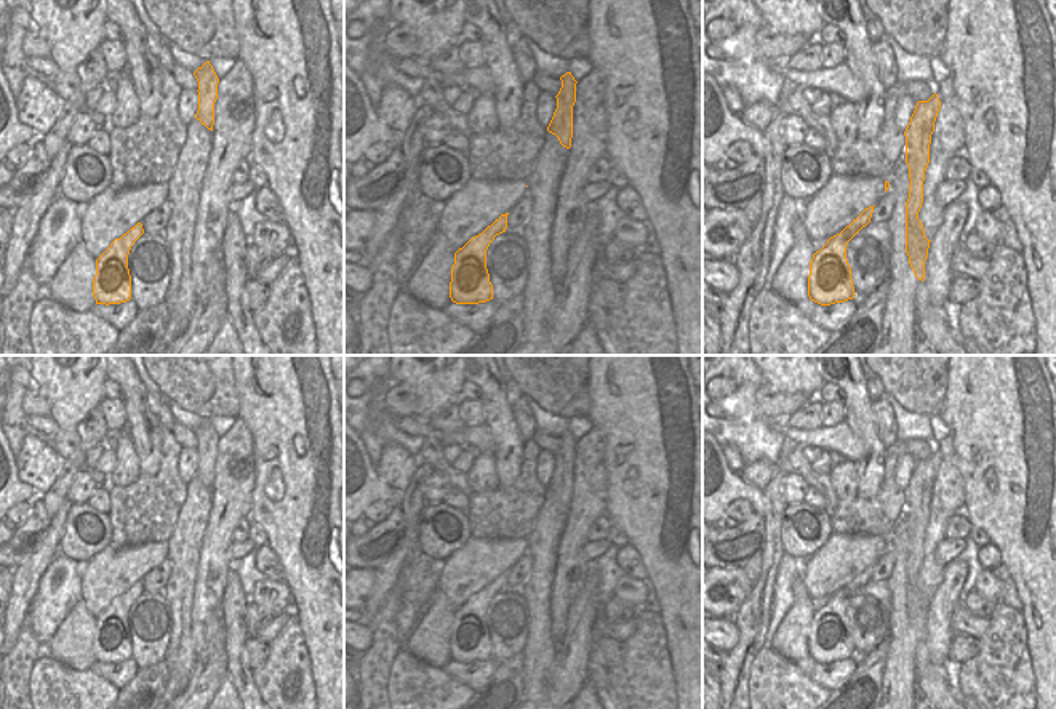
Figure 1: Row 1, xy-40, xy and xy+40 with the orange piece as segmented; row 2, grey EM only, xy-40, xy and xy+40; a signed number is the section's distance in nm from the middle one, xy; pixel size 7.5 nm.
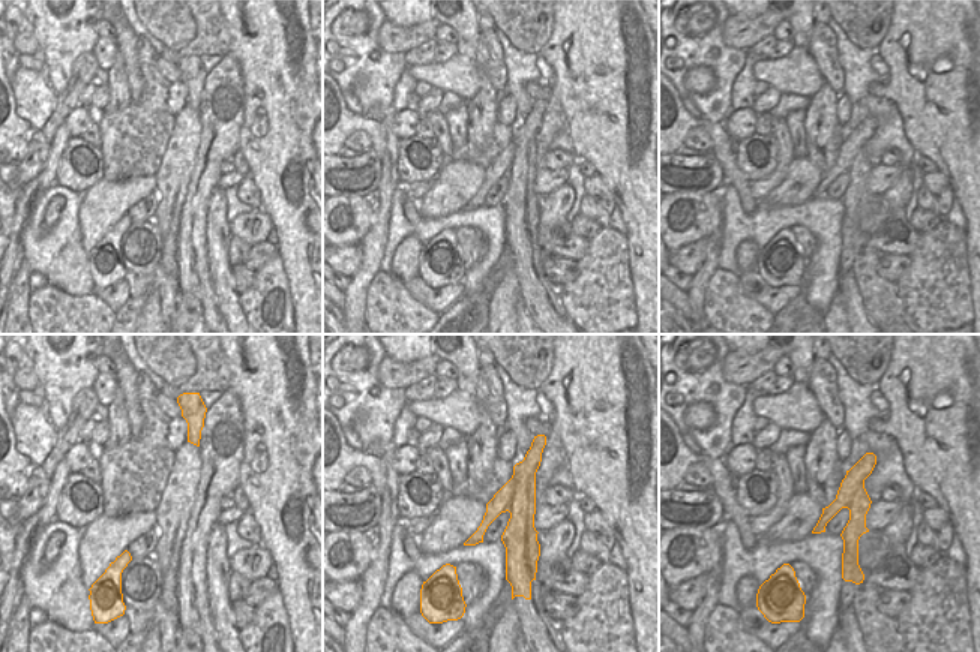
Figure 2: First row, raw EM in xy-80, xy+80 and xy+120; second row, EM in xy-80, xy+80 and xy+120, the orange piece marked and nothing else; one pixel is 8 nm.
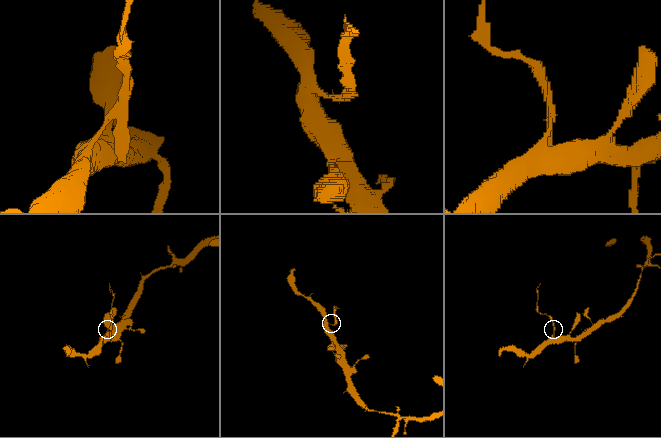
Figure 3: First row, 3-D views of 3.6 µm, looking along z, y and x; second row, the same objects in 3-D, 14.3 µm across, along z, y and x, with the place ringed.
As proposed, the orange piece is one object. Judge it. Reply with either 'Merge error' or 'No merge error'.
Merge error

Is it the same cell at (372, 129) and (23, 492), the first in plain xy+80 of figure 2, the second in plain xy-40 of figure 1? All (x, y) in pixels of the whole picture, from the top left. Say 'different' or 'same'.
same

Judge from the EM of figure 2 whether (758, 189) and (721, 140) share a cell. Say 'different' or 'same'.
different

